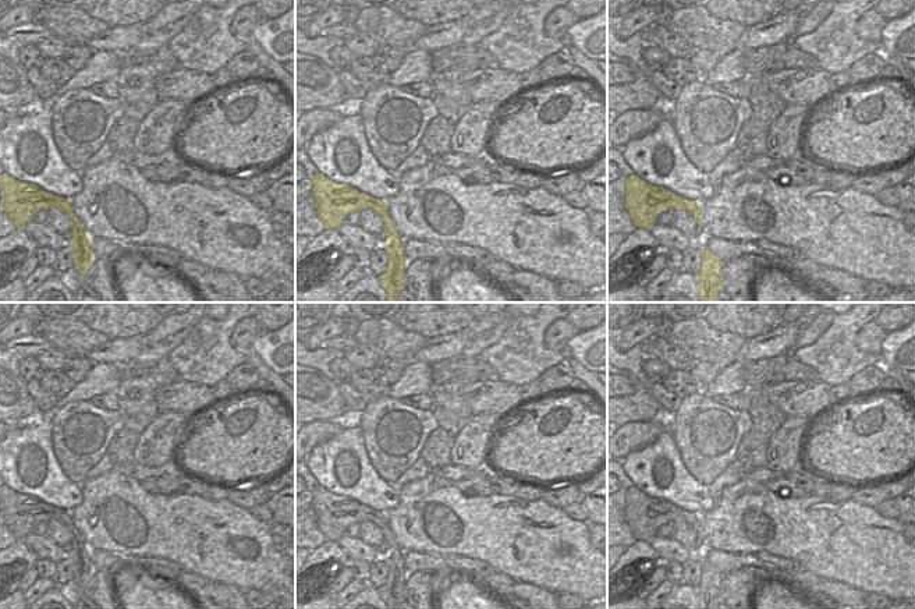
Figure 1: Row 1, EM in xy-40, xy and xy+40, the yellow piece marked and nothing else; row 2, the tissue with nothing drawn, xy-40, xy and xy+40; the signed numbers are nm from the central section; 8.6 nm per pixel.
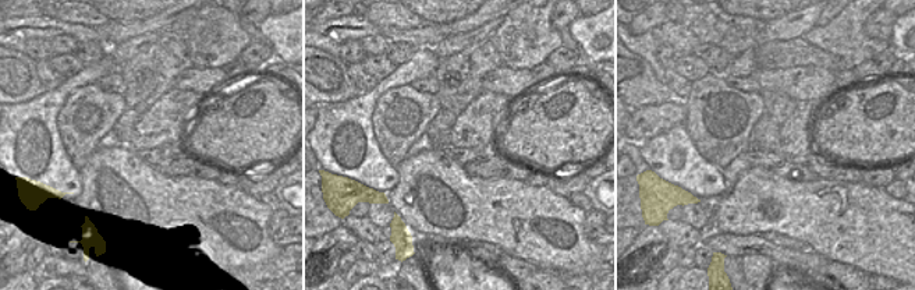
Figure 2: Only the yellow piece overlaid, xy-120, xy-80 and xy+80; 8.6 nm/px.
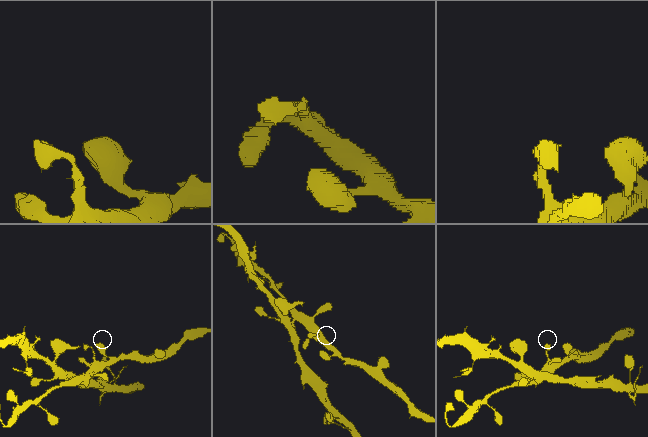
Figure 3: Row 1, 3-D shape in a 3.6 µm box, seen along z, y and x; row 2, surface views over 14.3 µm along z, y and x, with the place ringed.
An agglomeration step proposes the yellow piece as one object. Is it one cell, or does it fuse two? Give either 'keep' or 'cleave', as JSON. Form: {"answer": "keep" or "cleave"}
{"answer": "cleave"}

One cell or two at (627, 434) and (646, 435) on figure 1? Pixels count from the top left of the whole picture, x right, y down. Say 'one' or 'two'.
one

